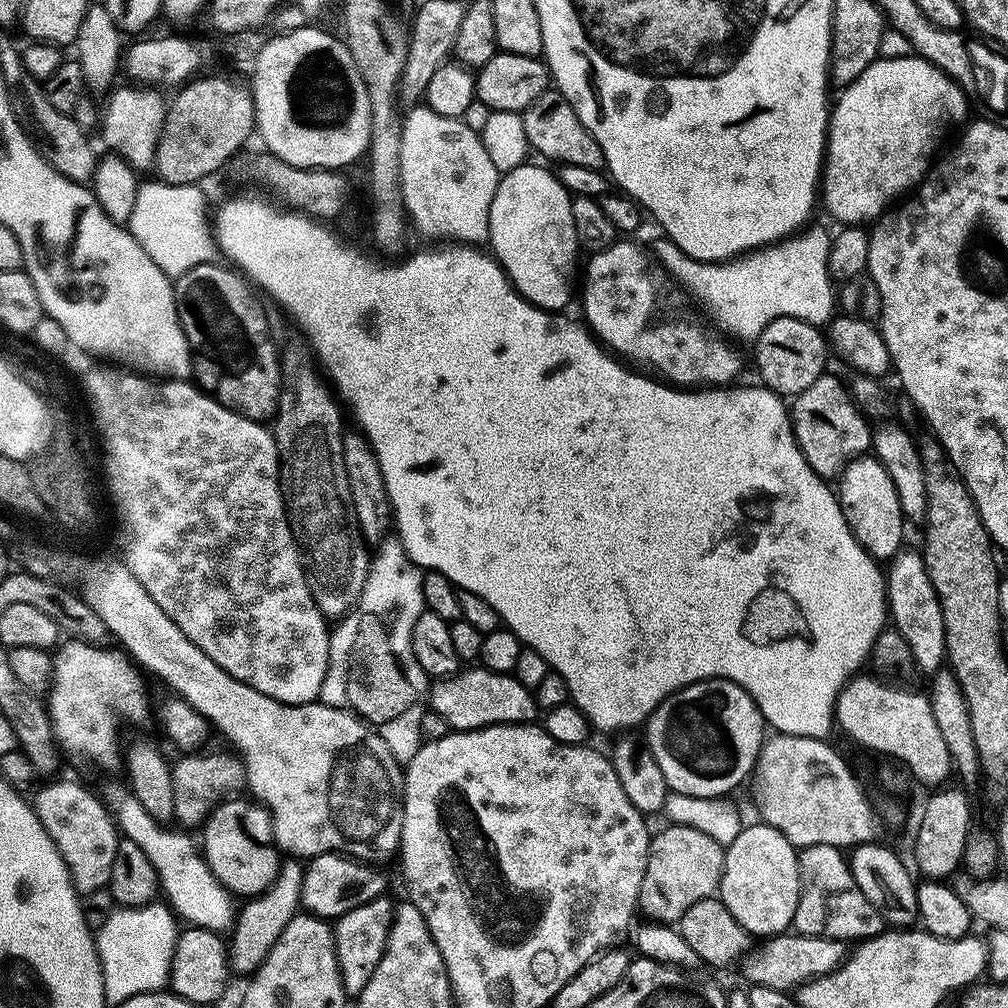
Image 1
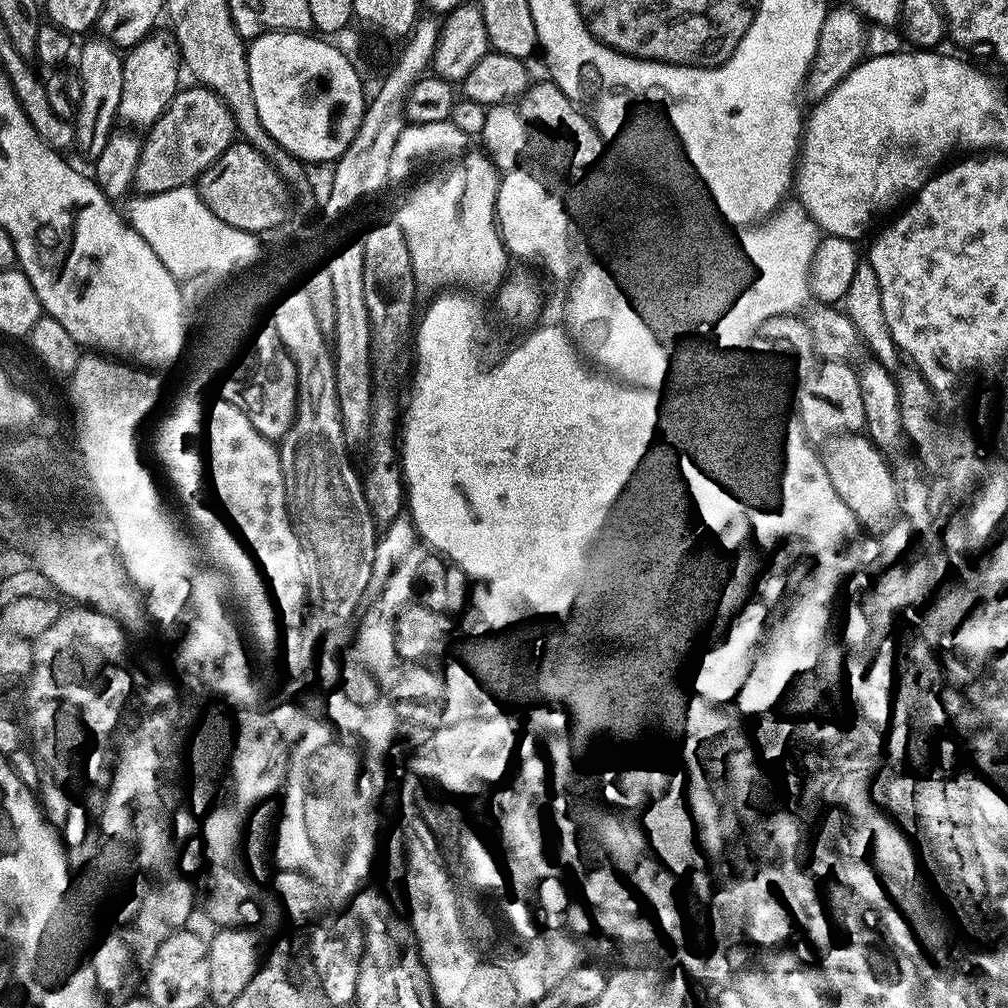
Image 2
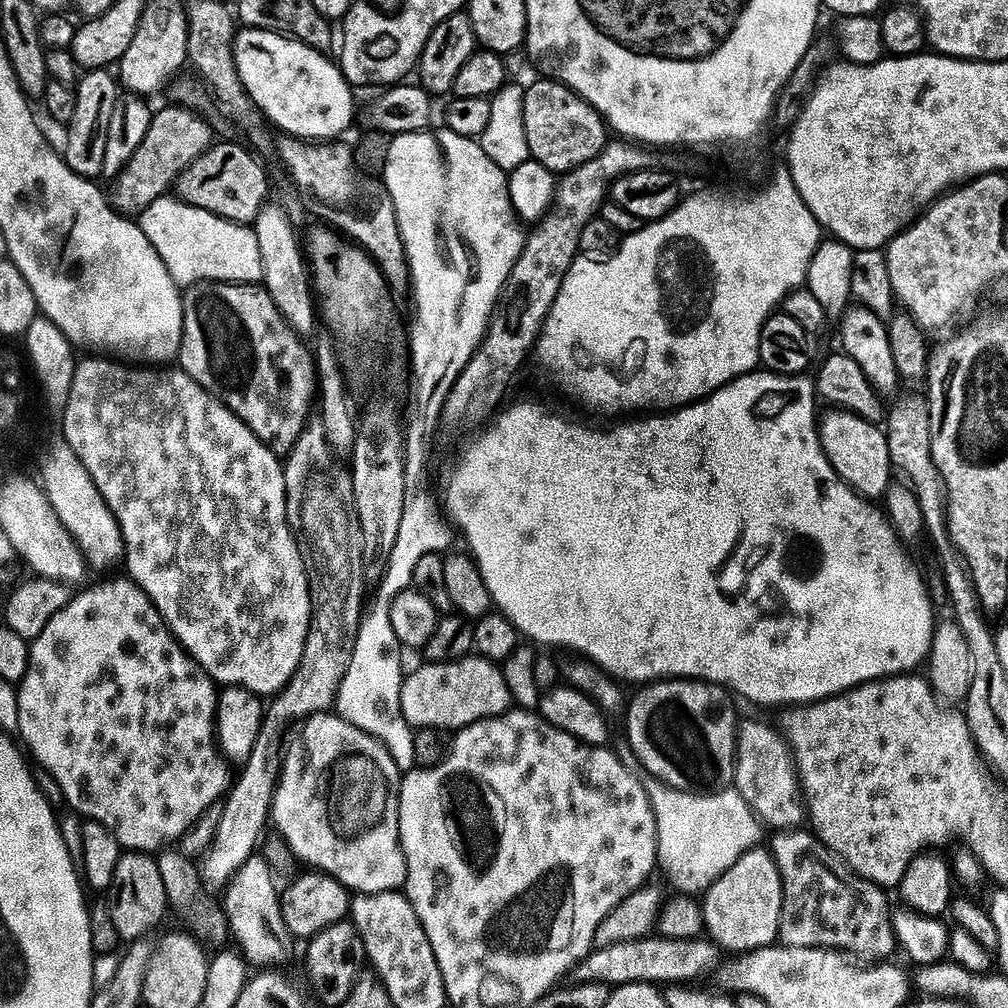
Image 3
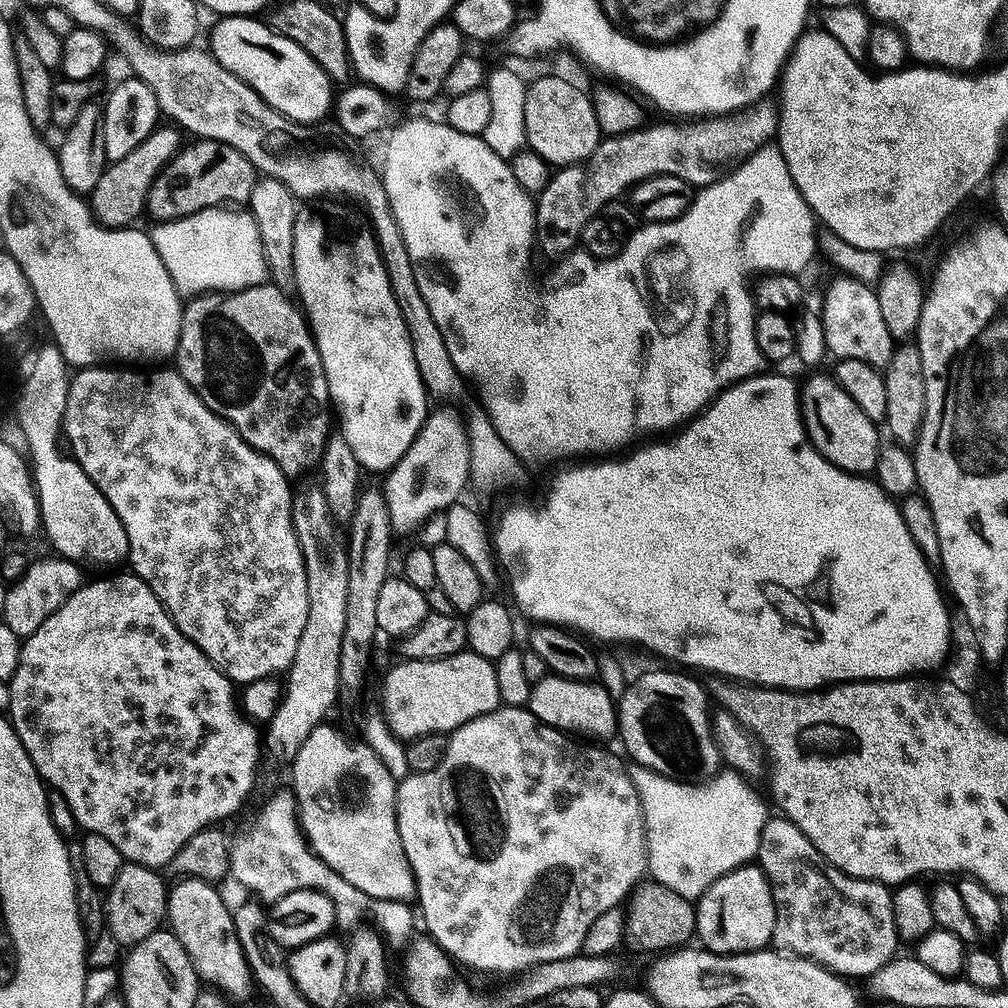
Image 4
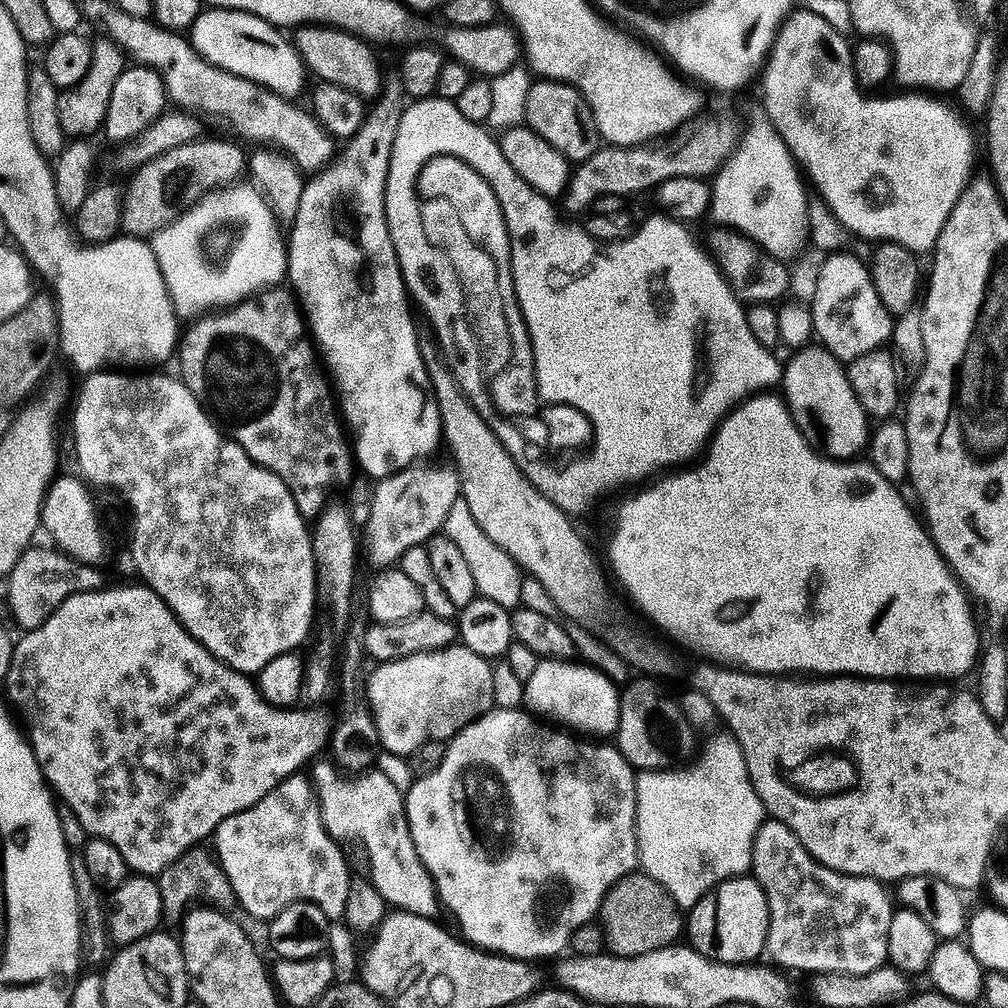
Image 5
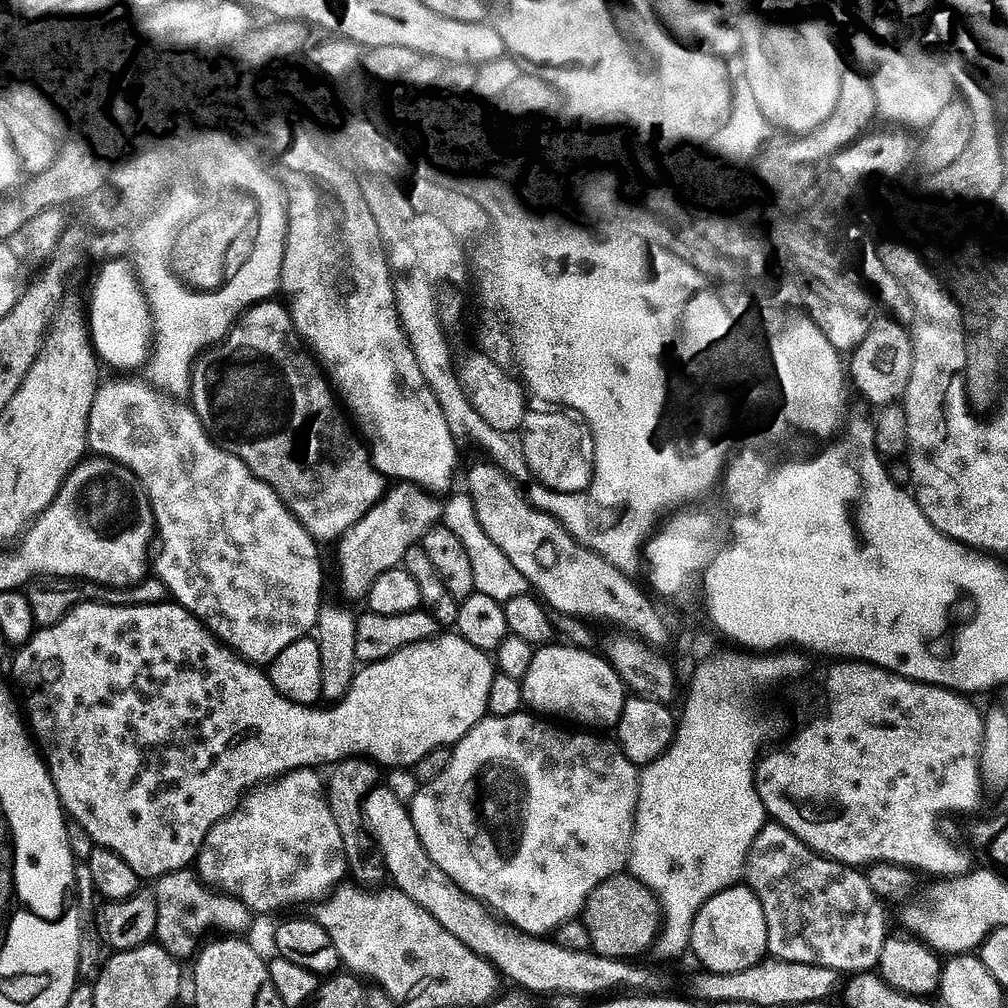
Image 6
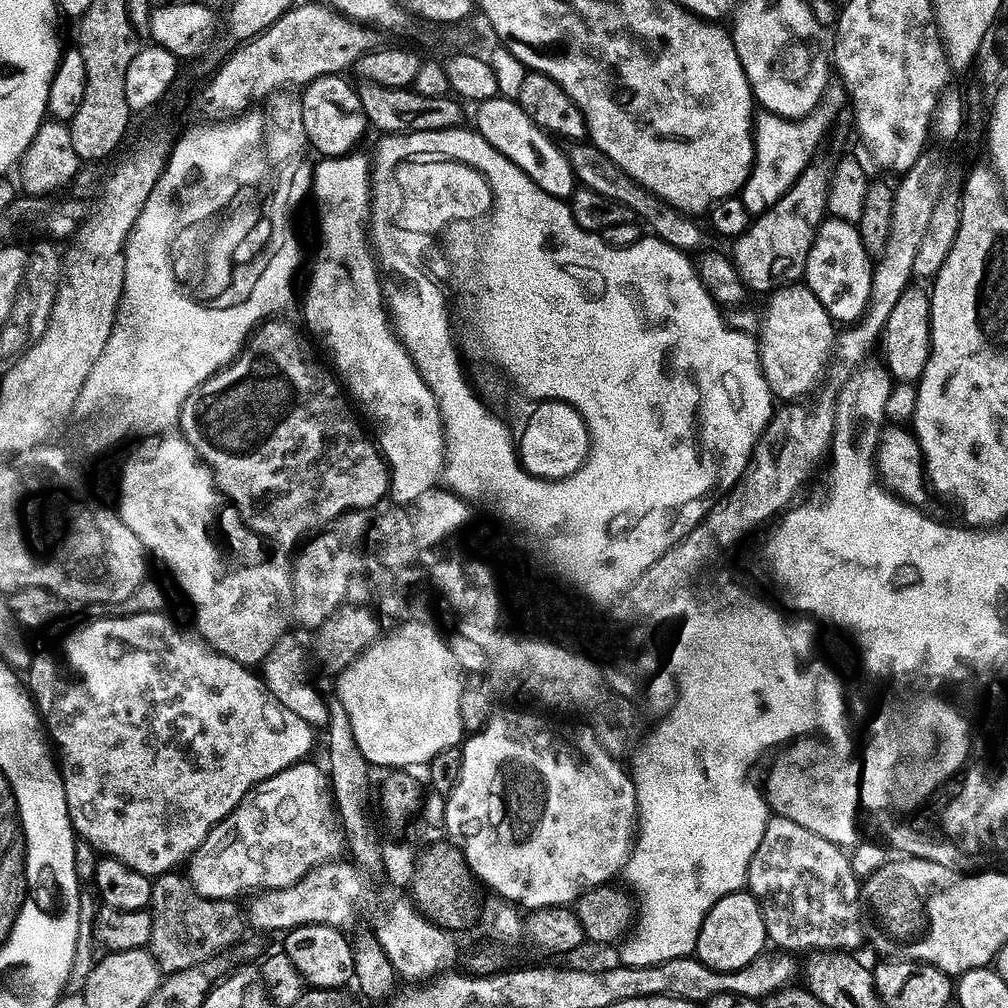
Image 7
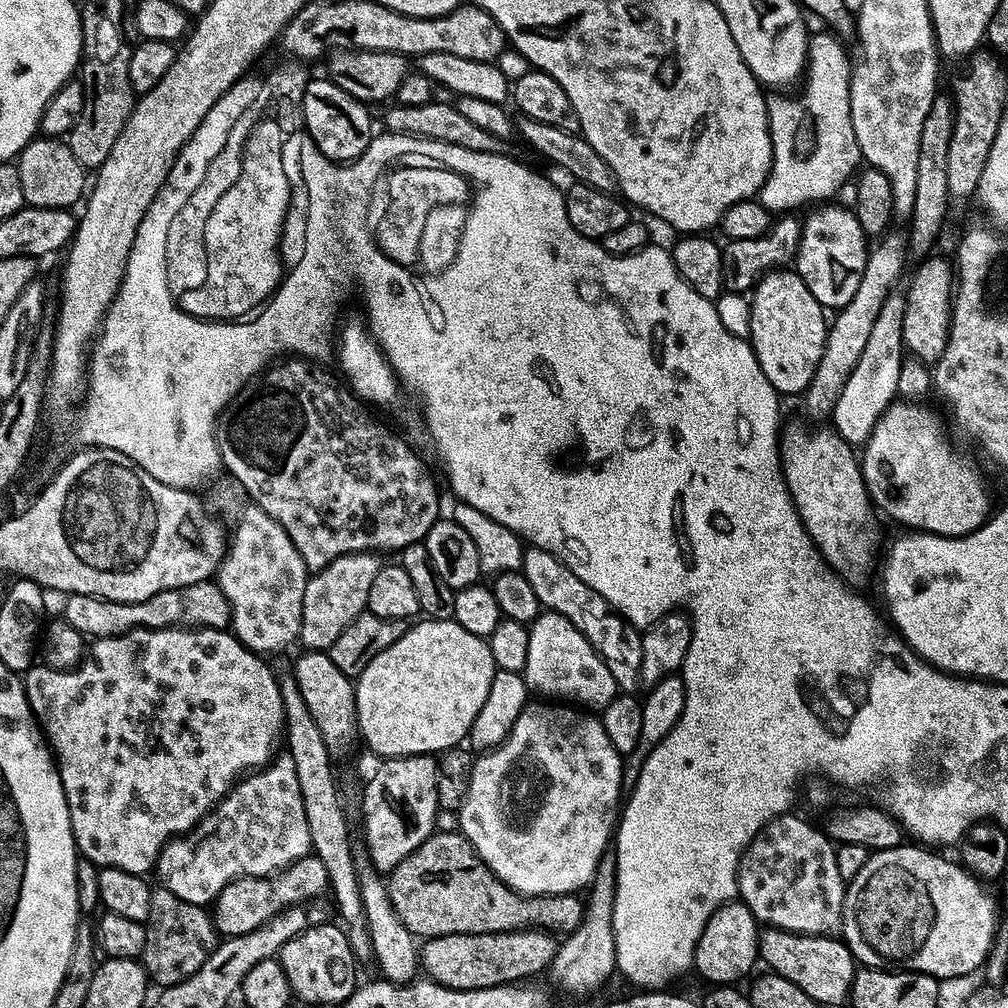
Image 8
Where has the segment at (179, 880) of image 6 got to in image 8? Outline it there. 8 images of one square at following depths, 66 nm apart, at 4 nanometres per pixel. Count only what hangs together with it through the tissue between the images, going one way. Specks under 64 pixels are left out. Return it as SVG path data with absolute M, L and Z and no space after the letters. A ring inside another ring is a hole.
M163 886L152 893L146 930L146 950L142 963L149 979L161 989L176 987L198 973L220 942L213 917L207 909L180 900Z

